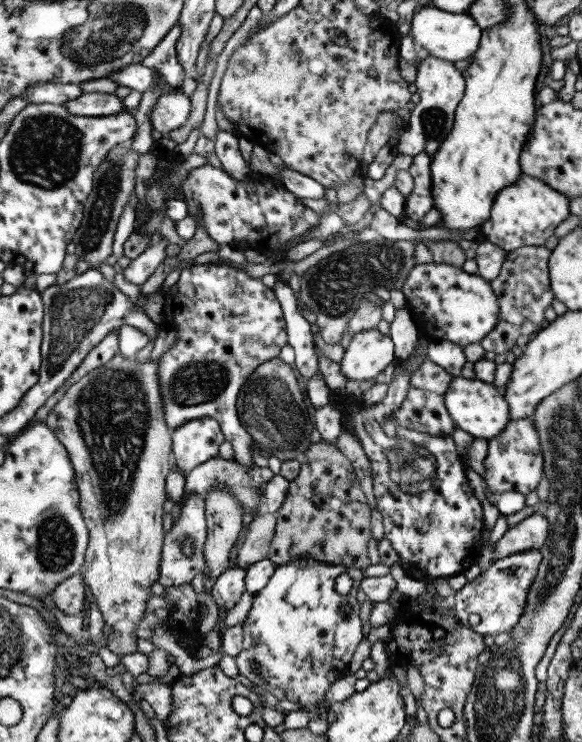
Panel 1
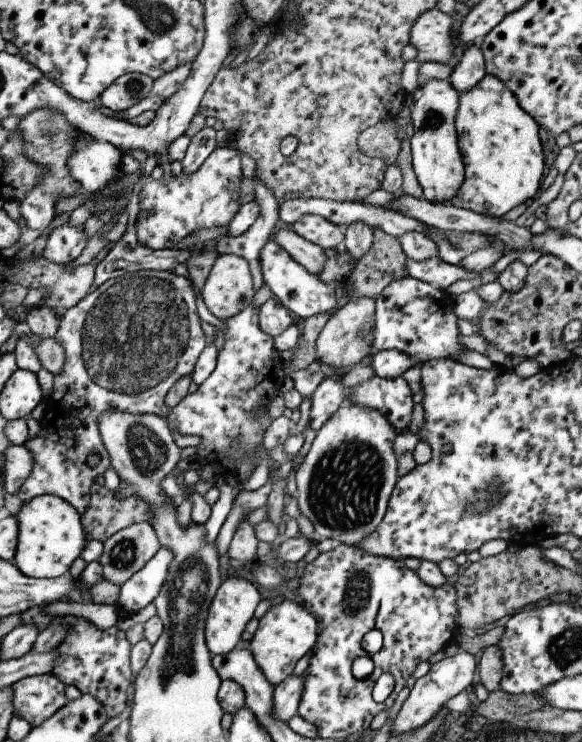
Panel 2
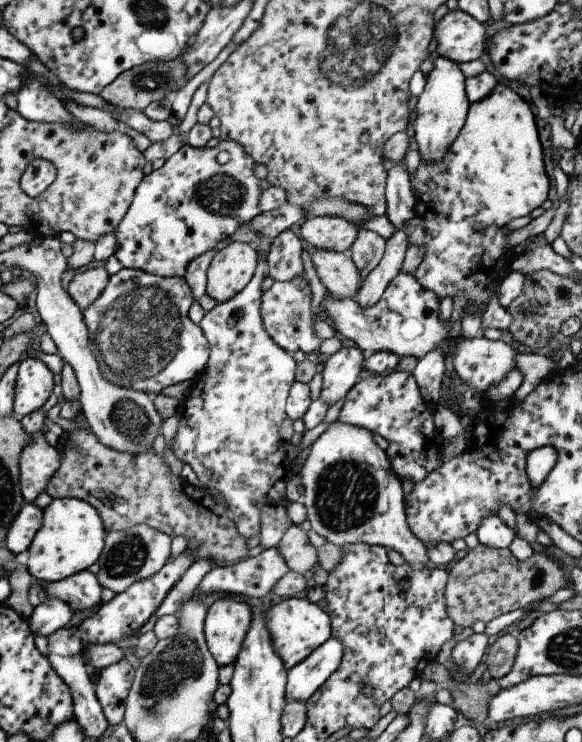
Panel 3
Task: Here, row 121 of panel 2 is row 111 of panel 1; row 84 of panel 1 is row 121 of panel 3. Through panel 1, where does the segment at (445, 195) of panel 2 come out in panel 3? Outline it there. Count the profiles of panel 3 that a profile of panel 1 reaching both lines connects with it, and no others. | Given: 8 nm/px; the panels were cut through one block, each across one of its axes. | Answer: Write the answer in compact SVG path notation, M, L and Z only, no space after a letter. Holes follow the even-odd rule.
M438 56L433 62L432 70L425 76L426 84L418 97L416 112L418 113L414 128L414 145L426 163L437 163L449 152L452 143L458 138L465 125L470 101L465 91L465 74L459 64Z

